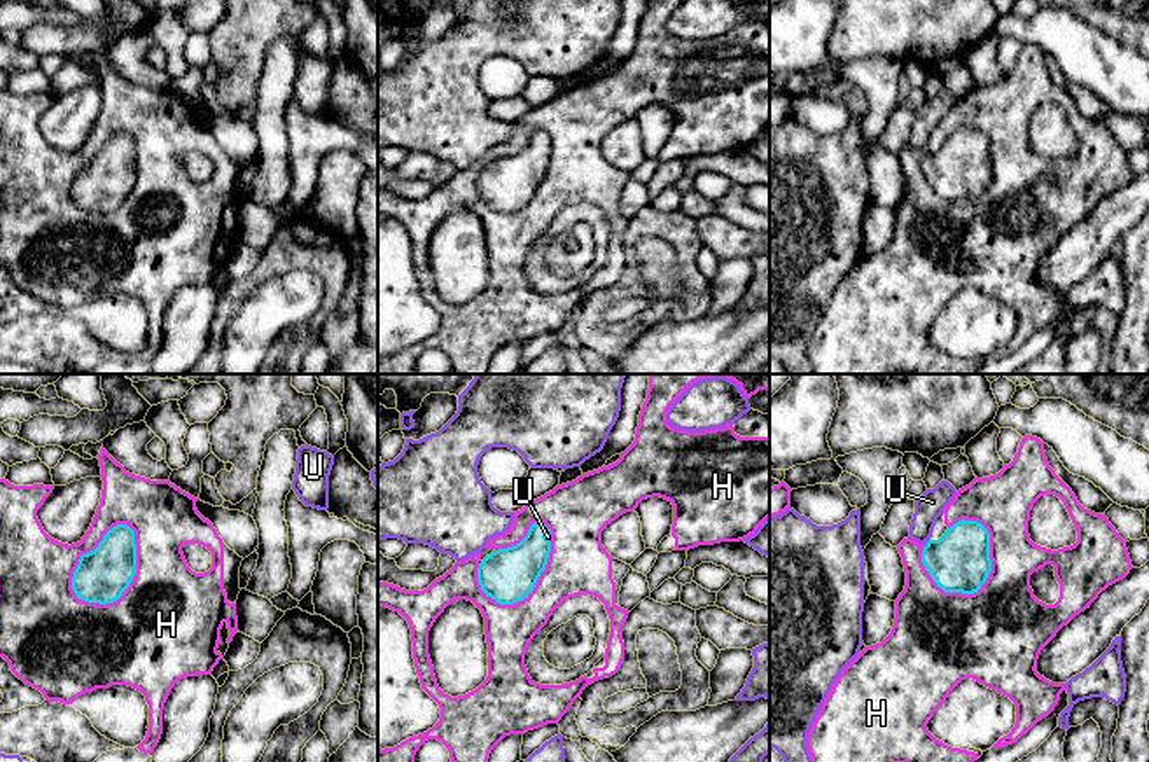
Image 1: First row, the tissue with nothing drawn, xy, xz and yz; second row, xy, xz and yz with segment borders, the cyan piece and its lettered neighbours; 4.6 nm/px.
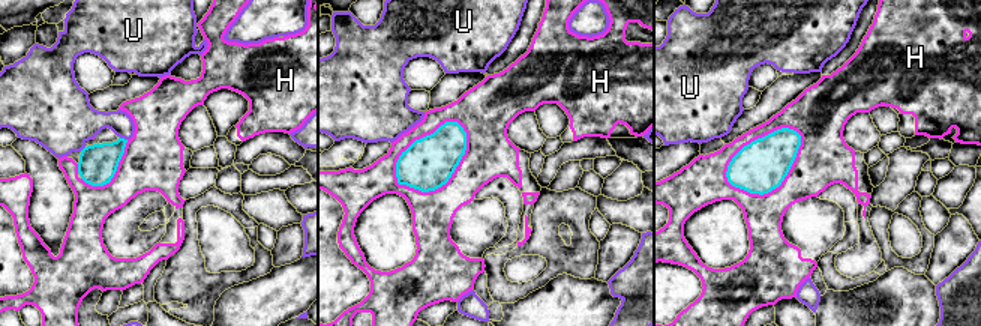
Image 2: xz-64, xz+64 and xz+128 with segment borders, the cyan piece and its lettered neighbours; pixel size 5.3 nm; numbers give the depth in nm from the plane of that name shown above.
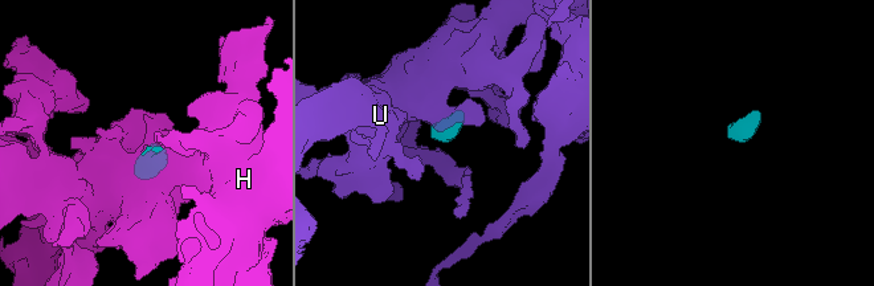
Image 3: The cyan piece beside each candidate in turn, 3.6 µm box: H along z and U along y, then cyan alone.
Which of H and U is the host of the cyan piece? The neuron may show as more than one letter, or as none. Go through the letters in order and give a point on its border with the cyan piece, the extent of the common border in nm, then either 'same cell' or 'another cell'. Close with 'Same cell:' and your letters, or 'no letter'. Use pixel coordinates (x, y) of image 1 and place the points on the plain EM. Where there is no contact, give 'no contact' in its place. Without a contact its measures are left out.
H: contact xy (83, 163); length 420 nm; another cell
U: contact xz (544, 145); length 60 nm; same cell
Same cell: U

